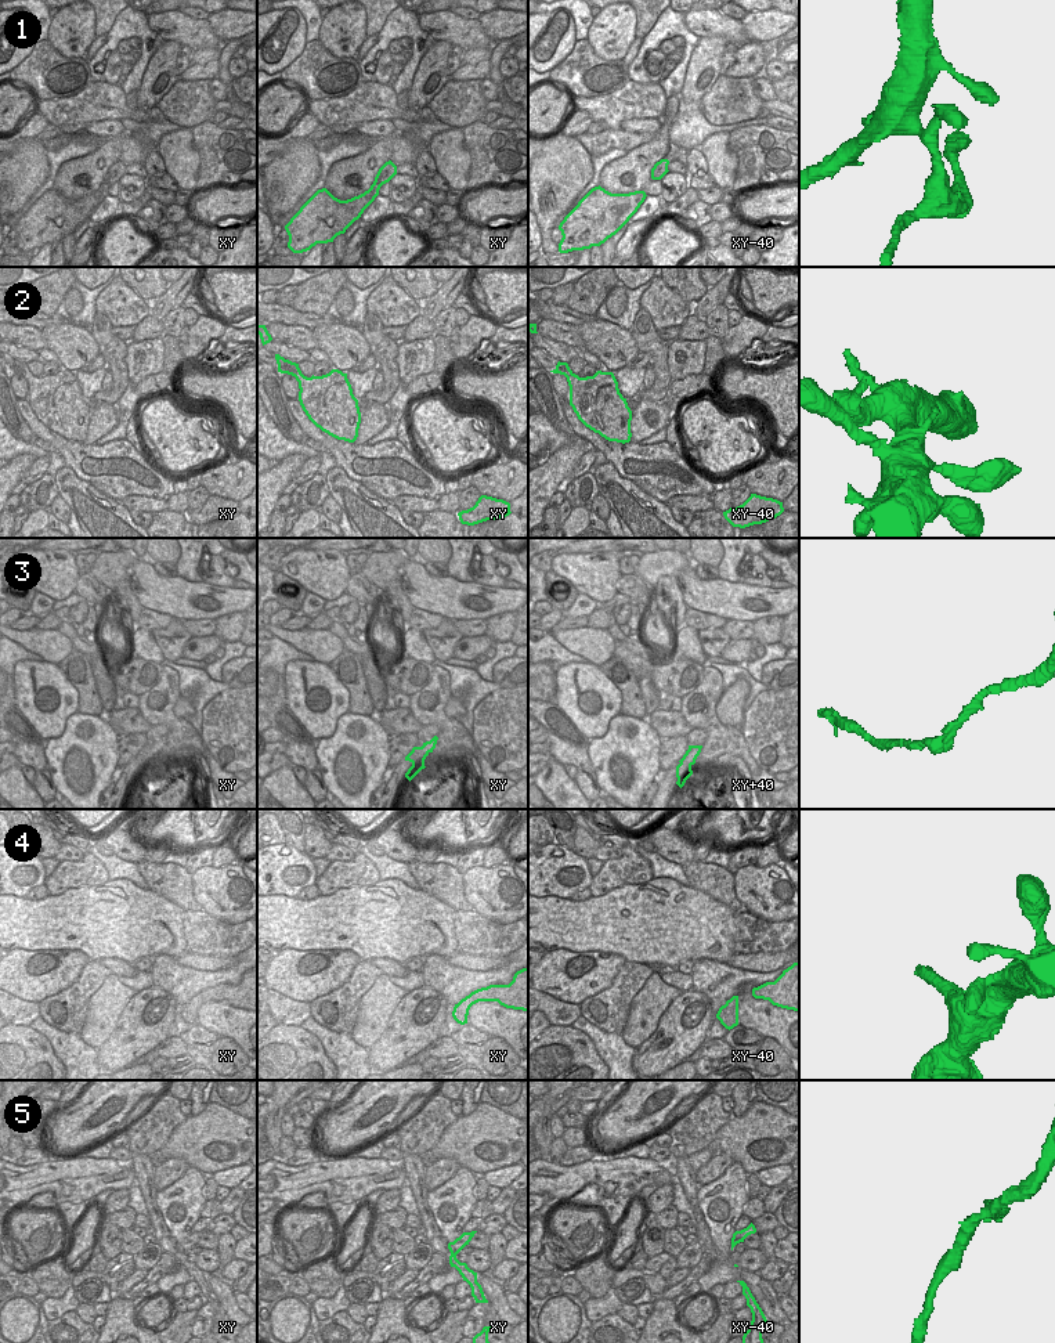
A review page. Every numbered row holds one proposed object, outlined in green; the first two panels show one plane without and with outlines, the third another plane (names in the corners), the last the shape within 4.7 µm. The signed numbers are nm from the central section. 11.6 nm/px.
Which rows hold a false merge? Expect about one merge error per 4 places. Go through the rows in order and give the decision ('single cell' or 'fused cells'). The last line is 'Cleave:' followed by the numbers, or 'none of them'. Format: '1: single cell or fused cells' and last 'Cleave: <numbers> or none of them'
1: fused cells
2: single cell
3: single cell
4: single cell
5: fused cells
Cleave: 1, 5

